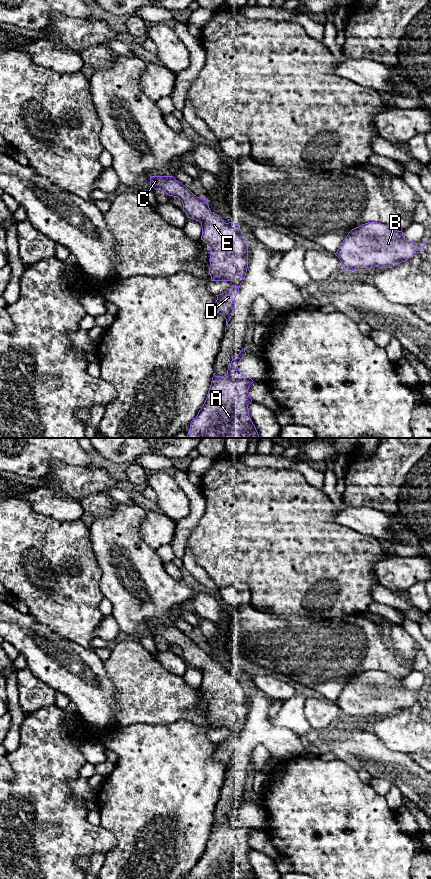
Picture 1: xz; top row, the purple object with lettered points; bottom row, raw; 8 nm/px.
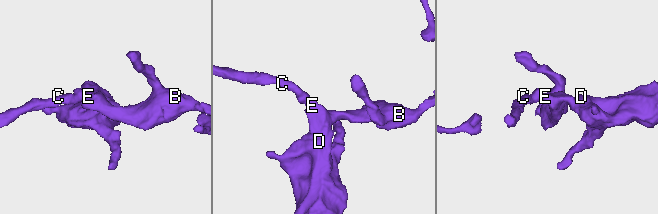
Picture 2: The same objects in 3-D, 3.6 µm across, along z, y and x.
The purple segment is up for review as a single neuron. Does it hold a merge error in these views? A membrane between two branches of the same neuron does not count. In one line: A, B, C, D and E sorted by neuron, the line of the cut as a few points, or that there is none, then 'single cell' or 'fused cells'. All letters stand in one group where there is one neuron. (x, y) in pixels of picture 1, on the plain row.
A B C D E; no cut; single cell

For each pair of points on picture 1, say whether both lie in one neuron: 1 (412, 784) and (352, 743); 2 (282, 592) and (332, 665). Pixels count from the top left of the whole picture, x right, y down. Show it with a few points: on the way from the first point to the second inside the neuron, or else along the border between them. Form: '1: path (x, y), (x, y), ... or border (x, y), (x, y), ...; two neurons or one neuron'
1: path (397, 769), (392, 765), (380, 762), (367, 752); one neuron
2: border (275, 614), (304, 615), (321, 618); two neurons

